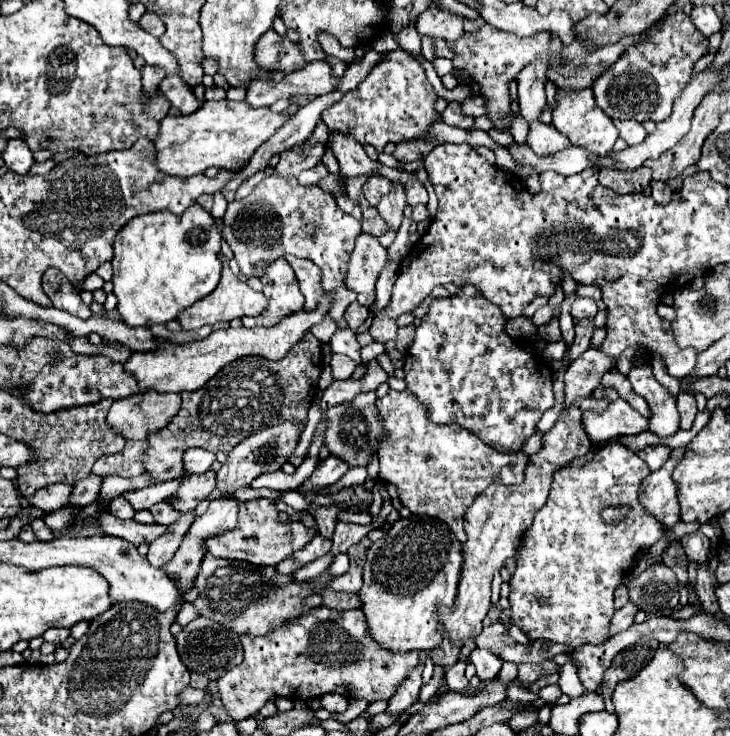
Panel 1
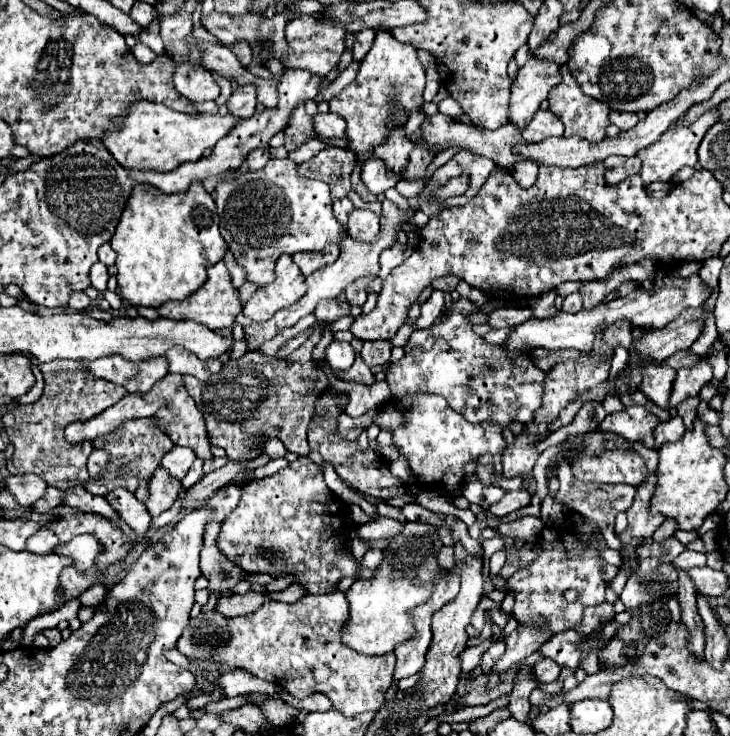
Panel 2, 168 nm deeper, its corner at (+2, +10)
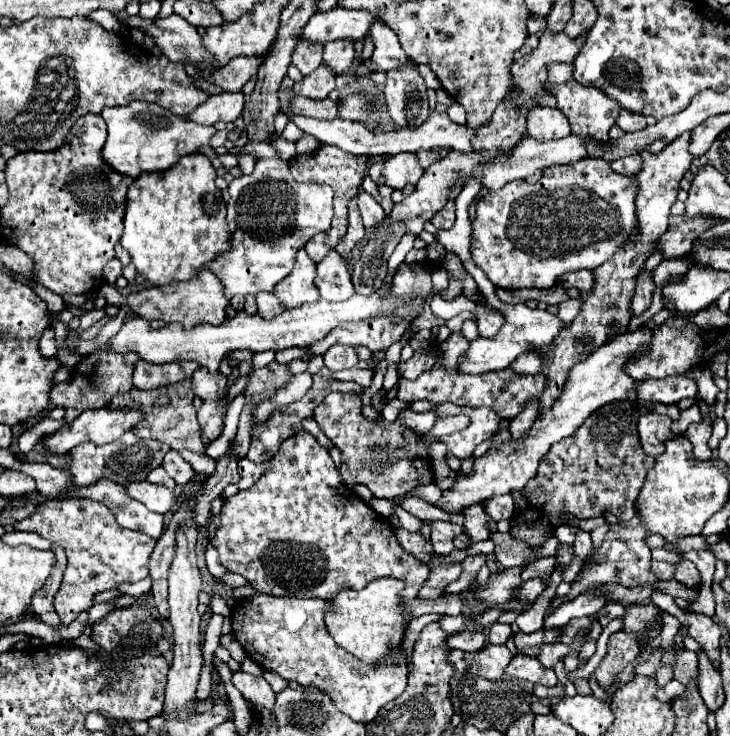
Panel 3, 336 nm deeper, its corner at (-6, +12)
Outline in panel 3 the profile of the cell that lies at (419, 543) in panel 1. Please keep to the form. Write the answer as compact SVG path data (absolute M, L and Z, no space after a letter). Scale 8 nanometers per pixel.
M378 578L372 580L364 590L342 590L332 600L332 612L326 614L326 628L338 646L358 656L366 664L380 660L392 648L402 642L402 636L408 628L408 606L404 606L404 598L400 592L404 590L402 580L394 578Z

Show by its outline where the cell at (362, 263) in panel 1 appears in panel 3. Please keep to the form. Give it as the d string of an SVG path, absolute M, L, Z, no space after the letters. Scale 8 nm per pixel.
M360 192L358 194L358 208L360 208L360 216L362 216L362 222L364 222L364 228L368 228L368 230L372 226L376 226L384 218L382 206L368 192Z

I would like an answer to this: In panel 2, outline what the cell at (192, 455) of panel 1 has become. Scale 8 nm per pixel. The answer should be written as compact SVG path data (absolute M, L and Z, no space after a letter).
M172 446L172 450L164 454L160 466L164 470L168 470L168 474L172 478L182 480L186 476L186 472L190 470L190 466L192 466L194 460L196 460L196 454L192 454L192 450L180 448L180 446Z

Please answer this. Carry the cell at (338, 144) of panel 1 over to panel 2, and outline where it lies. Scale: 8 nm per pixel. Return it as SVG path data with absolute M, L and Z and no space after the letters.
M332 112L316 114L312 120L314 120L316 132L318 132L320 136L332 138L332 136L340 136L340 134L344 134L344 118L336 116L336 114L332 114Z

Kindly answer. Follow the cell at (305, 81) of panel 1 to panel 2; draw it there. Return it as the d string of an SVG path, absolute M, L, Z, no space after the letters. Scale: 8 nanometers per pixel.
M254 86L236 88L228 98L226 106L228 106L228 112L234 114L236 118L250 118L256 108L256 88Z

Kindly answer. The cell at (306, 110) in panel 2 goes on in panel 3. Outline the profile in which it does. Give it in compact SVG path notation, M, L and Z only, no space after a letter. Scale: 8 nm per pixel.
M326 66L316 68L312 74L304 76L300 82L294 84L294 92L306 98L328 98L328 94L334 90L334 74L330 70L326 70Z

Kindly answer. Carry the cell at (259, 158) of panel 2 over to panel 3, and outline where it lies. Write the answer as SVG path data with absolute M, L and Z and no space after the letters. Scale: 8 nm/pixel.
M274 138L270 144L272 144L274 150L278 152L278 156L284 158L284 160L290 160L290 158L296 154L294 142L286 142L286 140L282 140L282 138Z

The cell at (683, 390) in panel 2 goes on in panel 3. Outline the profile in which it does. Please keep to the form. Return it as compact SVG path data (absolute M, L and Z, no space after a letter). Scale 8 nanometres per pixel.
M672 376L662 380L638 382L638 402L678 404L682 398L696 398L698 386L688 376Z

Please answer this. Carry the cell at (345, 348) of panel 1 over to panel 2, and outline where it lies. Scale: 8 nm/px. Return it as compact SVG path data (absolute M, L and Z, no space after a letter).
M340 294L340 296L332 298L332 300L320 302L320 306L316 306L316 312L314 312L314 314L316 314L316 318L320 318L320 320L330 320L330 322L334 322L334 320L346 316L348 310L350 310L350 304L348 304L348 300Z

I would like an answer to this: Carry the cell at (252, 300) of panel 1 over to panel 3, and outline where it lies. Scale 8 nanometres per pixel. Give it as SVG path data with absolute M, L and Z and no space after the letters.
M200 272L200 276L182 284L170 284L164 288L146 288L142 292L130 294L126 300L126 308L134 314L144 316L146 320L180 322L184 324L184 328L192 328L202 322L220 324L226 318L228 306L230 306L230 300L228 296L224 296L222 284L214 272Z

